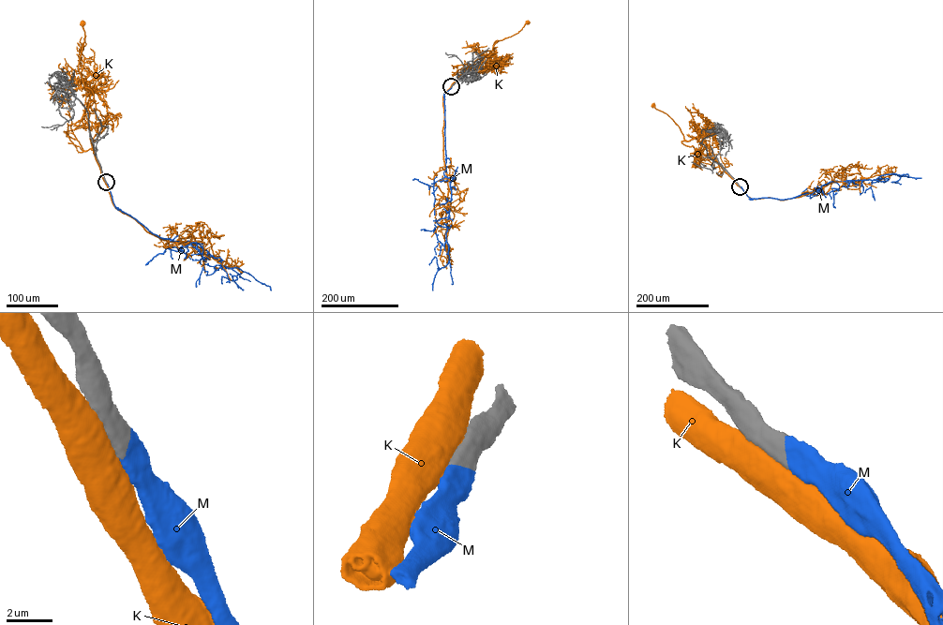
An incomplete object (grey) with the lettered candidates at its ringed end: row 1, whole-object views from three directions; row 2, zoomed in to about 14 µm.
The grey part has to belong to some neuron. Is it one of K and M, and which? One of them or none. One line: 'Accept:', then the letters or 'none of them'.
Accept: M

